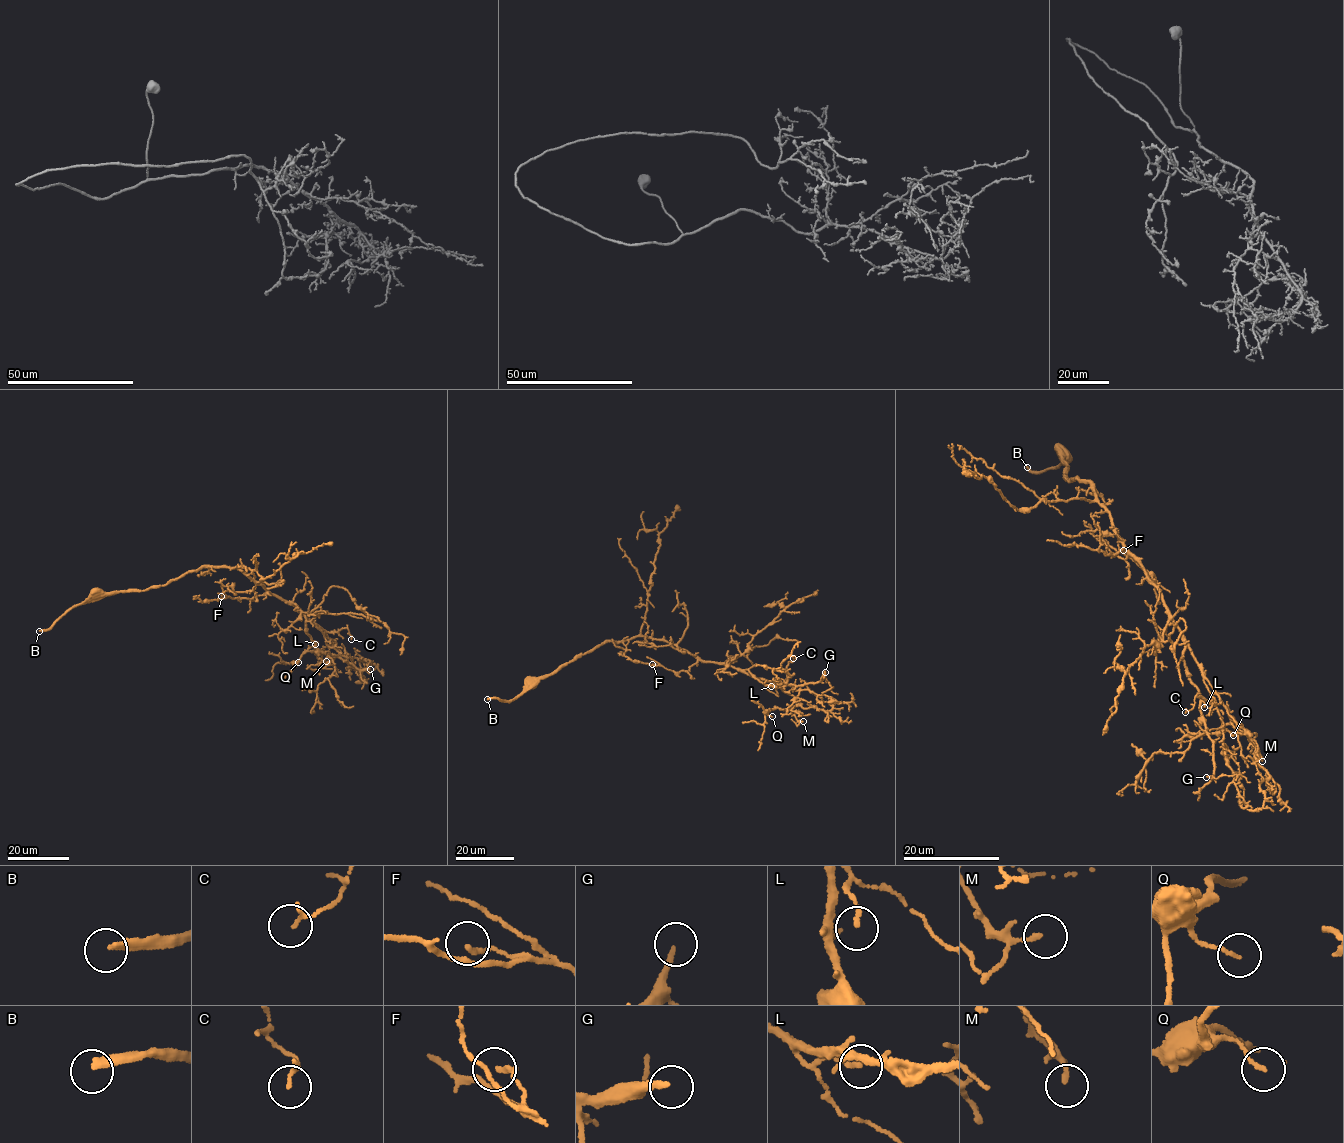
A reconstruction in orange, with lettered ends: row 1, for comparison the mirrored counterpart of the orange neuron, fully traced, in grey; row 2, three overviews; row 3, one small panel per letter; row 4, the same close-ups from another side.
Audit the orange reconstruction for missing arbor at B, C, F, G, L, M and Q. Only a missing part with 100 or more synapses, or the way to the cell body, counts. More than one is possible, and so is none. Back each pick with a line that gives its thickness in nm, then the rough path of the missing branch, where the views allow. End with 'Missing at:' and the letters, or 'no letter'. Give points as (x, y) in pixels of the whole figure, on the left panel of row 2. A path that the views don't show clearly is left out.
B: 260 nm
G: 180 nm | (370, 669), (390, 681), (405, 668), (418, 673)
Missing at: B, G

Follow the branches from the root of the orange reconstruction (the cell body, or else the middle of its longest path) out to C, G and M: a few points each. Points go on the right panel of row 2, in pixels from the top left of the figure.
C: (1062, 456), (1068, 481), (1094, 487), (1220, 699), (1216, 704), (1196, 696), (1185, 712)
G: (1062, 456), (1068, 481), (1094, 487), (1180, 631), (1185, 674), (1199, 692), (1214, 744), (1213, 775), (1206, 777)
M: (1062, 456), (1068, 481), (1094, 487), (1204, 677), (1262, 761)

